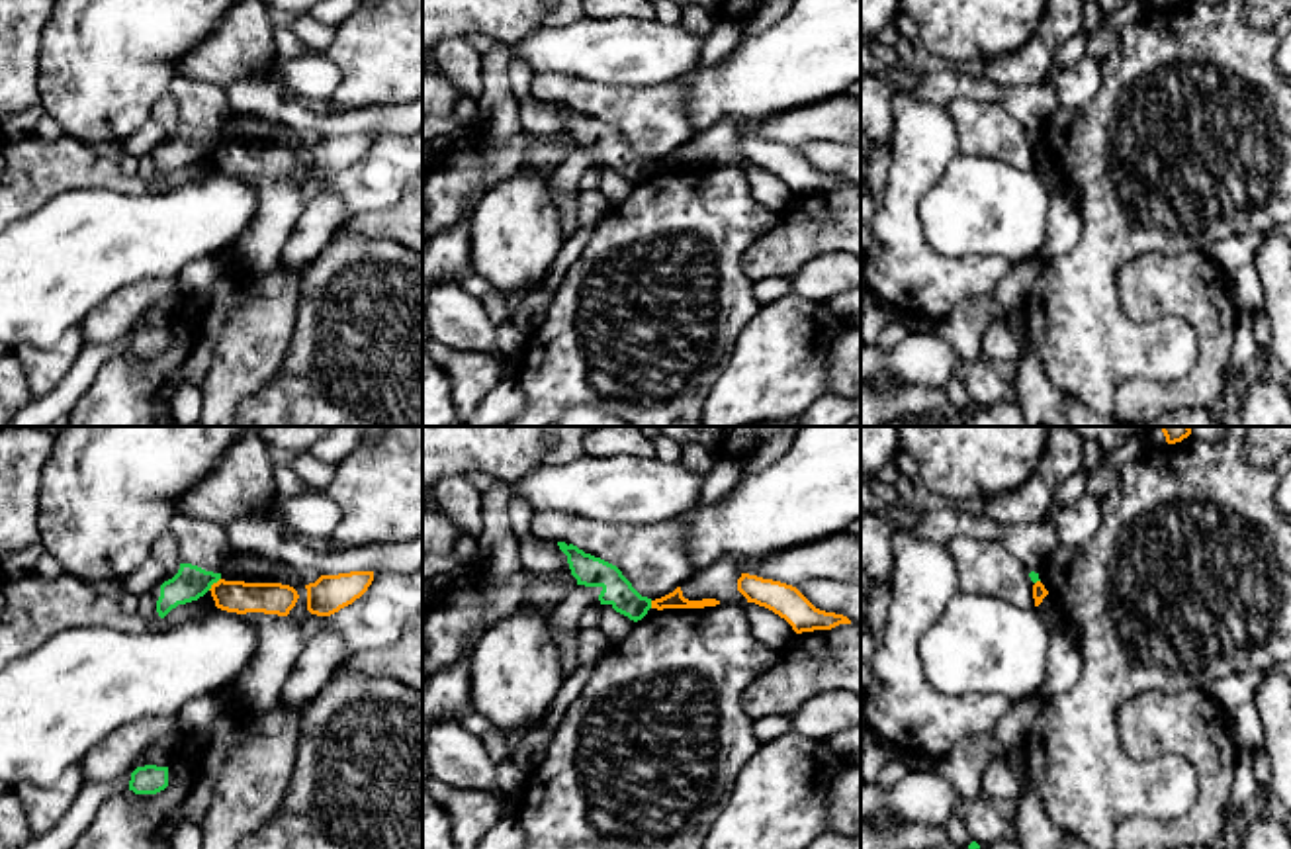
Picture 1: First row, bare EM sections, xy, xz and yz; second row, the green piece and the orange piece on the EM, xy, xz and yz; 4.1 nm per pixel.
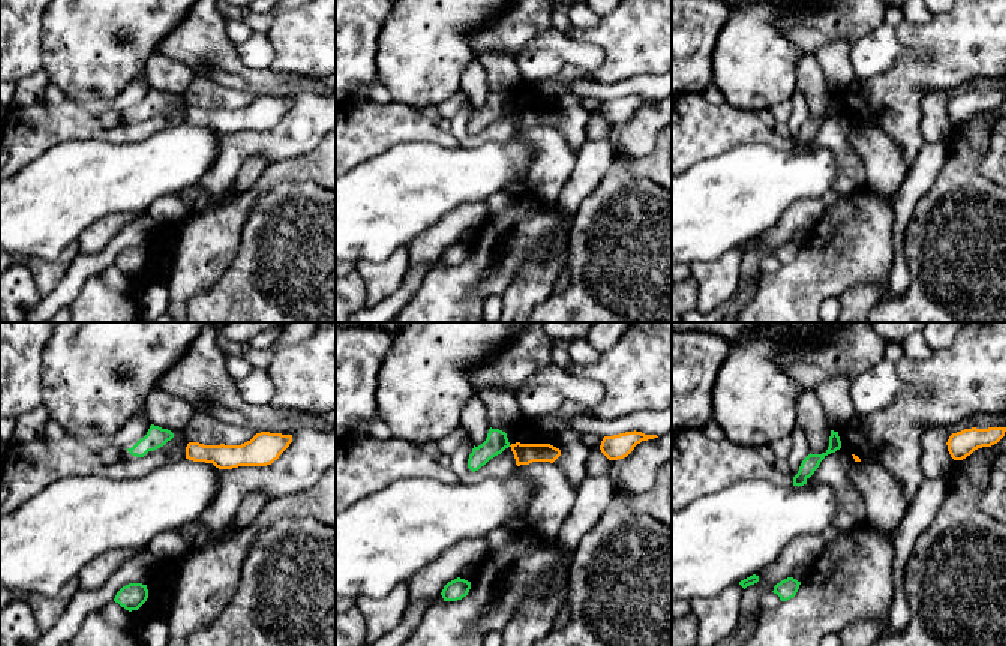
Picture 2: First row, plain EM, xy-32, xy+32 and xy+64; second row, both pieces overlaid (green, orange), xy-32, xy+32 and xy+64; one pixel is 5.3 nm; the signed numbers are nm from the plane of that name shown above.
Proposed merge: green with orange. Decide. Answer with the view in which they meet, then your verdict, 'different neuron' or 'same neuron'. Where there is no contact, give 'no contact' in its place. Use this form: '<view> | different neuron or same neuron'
xy | different neuron

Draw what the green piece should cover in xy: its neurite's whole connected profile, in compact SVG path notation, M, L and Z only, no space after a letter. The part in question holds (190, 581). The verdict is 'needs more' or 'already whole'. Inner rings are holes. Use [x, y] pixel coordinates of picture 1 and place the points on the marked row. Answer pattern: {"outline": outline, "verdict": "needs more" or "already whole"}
{"outline": "M180 563L178 573L160 585L156 612L164 618L178 604L186 604L203 597L221 573L205 571L192 563Z", "verdict": "already whole"}

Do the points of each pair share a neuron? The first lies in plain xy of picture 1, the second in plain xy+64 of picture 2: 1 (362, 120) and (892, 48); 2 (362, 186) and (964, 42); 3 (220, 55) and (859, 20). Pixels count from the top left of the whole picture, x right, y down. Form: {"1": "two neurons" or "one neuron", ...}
{"1": "one neuron", "2": "two neurons", "3": "one neuron"}

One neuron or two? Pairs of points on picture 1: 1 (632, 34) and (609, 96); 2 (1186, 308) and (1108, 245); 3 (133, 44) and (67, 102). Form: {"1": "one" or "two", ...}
{"1": "two", "2": "two", "3": "one"}

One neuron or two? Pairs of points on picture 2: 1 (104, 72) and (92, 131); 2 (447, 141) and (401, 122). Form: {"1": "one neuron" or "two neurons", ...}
{"1": "two neurons", "2": "one neuron"}

